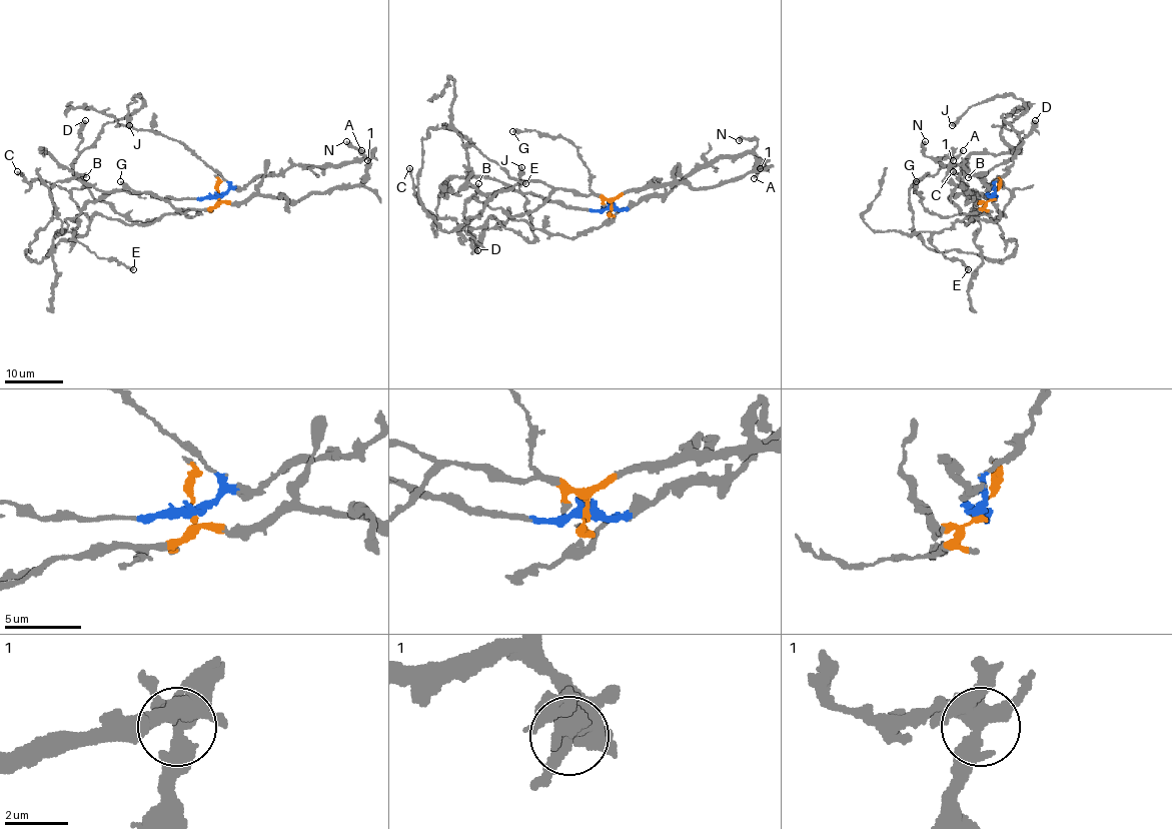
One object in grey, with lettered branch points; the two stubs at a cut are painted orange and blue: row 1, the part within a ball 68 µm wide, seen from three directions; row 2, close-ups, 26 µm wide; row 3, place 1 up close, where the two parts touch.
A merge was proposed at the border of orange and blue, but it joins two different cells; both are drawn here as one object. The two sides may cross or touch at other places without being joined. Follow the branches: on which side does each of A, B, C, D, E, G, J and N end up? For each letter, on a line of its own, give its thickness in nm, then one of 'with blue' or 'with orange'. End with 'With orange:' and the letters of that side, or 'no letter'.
A: 280 nm thick; with orange
B: 260 nm thick; with orange
C: 380 nm thick; with orange
D: 550 nm thick; with orange
E: 400 nm thick; with blue
G: 380 nm thick; with orange
J: 460 nm thick; with orange
N: 440 nm thick; with blue
With orange: A, B, C, D, G, J

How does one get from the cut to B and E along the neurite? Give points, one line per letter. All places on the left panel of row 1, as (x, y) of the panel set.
B: (218, 196), (204, 210), (165, 212), (143, 221), (119, 215), (99, 201), (85, 177)
E: (218, 196), (156, 198), (118, 189), (90, 201), (76, 218), (75, 239), (99, 257), (115, 258), (134, 268)

